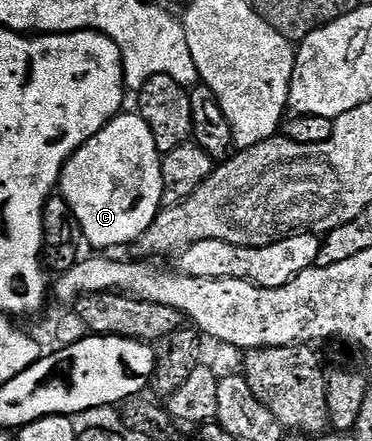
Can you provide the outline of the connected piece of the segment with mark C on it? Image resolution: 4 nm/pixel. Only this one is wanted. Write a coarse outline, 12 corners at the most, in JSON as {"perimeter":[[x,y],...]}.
{"perimeter":[[121,113],[68,159],[59,193],[90,248],[140,240],[161,156]]}

